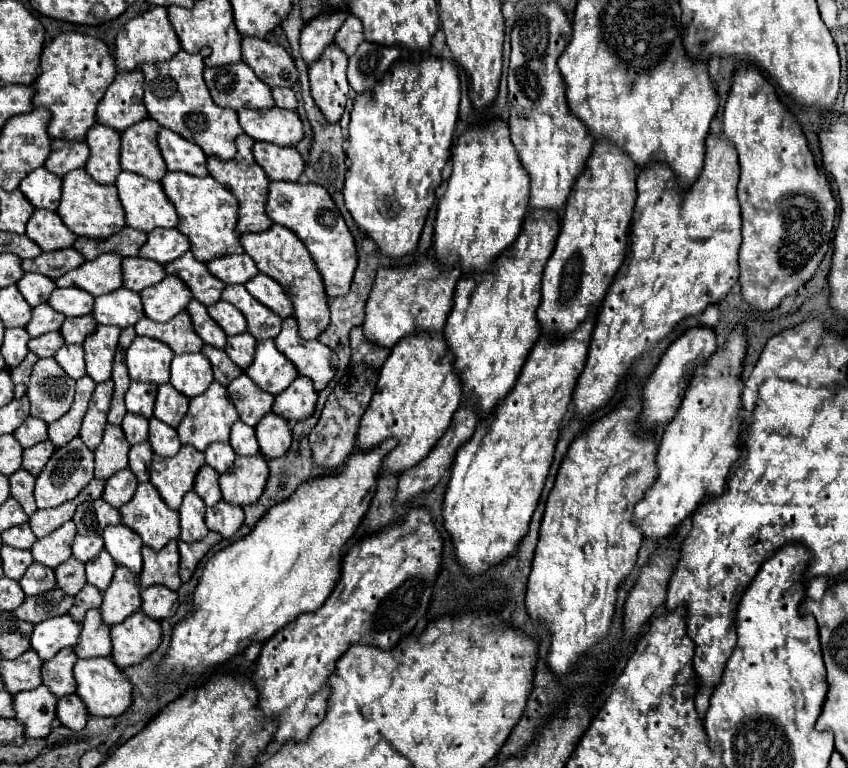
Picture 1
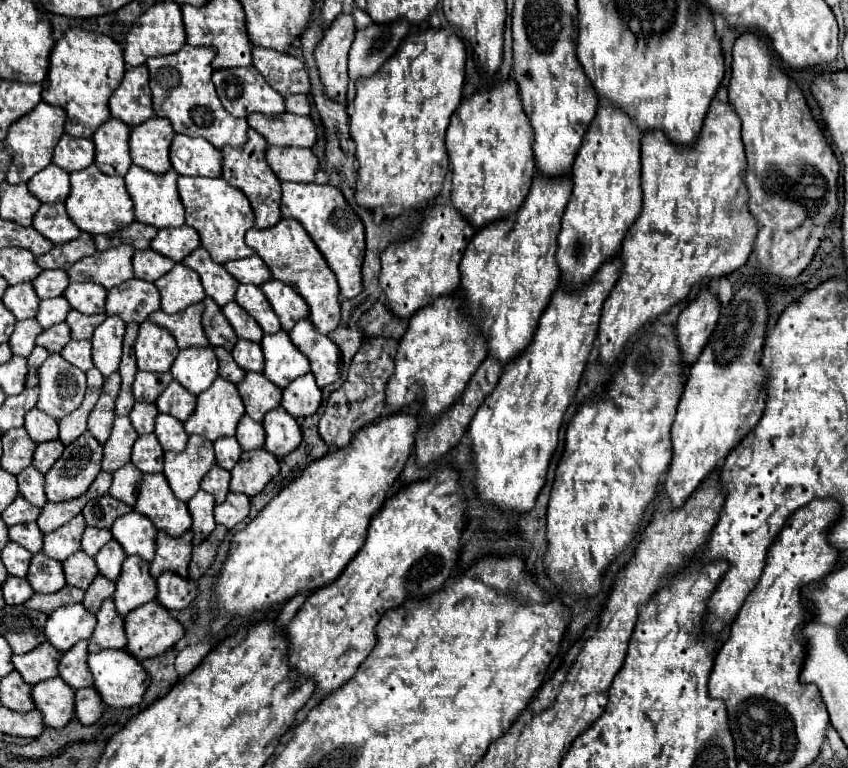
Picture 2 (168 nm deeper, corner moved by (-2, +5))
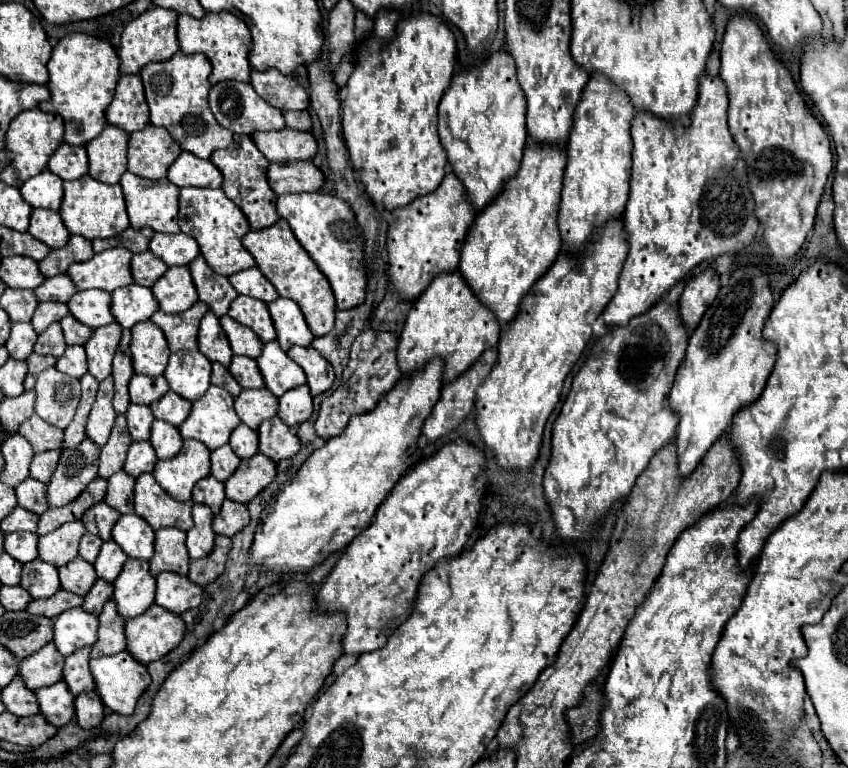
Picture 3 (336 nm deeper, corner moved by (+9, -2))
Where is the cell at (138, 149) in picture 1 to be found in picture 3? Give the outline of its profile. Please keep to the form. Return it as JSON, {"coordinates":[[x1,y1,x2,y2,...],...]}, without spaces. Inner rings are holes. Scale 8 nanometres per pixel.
{"coordinates":[[148,124,144,130,132,132,128,140,128,170,142,178,160,180,178,154,180,148,168,130]]}

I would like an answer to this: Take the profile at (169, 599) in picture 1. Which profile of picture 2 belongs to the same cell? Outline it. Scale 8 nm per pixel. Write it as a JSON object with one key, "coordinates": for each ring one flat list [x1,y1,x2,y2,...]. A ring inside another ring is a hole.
{"coordinates":[[171,571,159,575,157,587,157,601,169,611,181,611,197,597,197,583,193,579,187,581]]}

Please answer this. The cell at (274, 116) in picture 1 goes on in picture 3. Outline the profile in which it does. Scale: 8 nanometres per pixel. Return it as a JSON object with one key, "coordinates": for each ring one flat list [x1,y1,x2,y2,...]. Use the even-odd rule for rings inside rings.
{"coordinates":[[282,128,274,132,256,132,252,140,270,162,310,160,316,154,316,140,310,132]]}

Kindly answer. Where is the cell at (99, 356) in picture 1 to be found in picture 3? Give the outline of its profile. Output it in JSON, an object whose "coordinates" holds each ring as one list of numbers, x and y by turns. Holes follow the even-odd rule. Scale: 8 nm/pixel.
{"coordinates":[[112,322,94,330,92,338,84,344,88,354,88,372,100,382,110,376,112,370,112,356,120,342,120,324]]}

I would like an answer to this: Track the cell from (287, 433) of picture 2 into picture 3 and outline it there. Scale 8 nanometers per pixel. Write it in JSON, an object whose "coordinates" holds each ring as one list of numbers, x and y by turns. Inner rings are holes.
{"coordinates":[[278,416,268,418,260,424,258,438,260,438,258,450,264,456,272,458,274,462,284,460,284,458,292,458,300,450,298,436]]}

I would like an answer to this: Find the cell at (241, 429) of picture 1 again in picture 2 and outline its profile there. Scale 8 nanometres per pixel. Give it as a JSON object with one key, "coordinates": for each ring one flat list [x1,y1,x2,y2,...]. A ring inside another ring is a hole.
{"coordinates":[[243,415,237,427,237,441,241,449,259,449,265,443,265,429,261,423,253,421,249,415]]}

